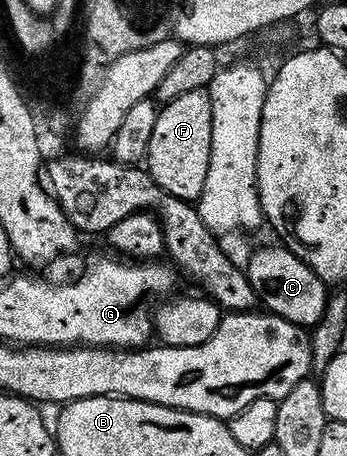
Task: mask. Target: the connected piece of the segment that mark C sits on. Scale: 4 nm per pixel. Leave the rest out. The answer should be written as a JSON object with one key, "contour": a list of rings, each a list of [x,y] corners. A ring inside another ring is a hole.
{"contour":[[[268,246],[256,251],[244,266],[259,303],[269,312],[296,326],[312,328],[319,323],[329,298],[327,283],[284,246]]]}

